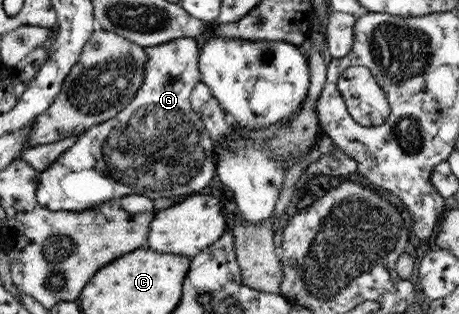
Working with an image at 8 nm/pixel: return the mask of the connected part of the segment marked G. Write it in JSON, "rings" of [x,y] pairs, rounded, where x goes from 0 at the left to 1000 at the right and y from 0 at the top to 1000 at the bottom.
{"rings":[[[418,121],[318,153],[327,178],[318,255],[292,318],[242,385],[185,414],[118,525],[85,548],[85,653],[115,672],[166,675],[275,621],[322,624],[322,605],[407,624],[449,599],[475,525],[464,506],[466,446],[416,341],[418,283],[440,255],[436,159]]]}

